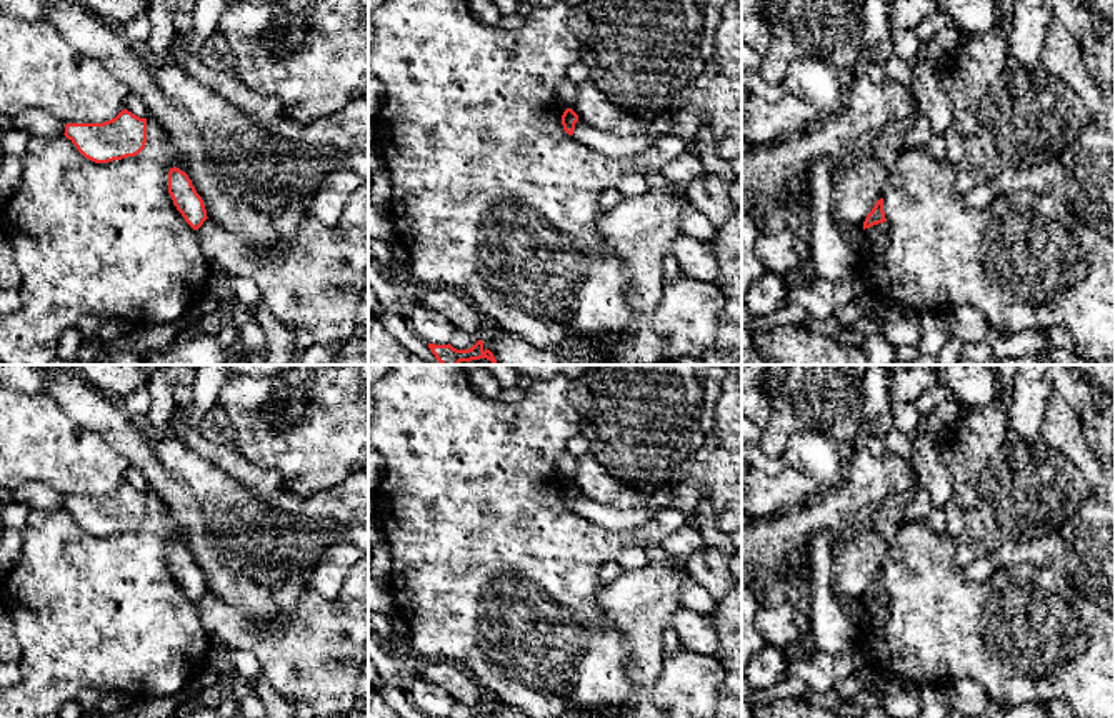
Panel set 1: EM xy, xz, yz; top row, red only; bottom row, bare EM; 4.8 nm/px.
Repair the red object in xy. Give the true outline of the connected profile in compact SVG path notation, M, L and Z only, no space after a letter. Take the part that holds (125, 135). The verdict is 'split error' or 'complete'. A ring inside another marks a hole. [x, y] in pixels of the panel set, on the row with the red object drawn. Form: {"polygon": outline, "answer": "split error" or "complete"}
{"polygon": "M122 110L103 123L67 123L63 133L77 150L95 163L138 155L147 143L147 118Z", "answer": "complete"}

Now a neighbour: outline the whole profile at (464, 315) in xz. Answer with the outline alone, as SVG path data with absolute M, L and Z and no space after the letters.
M435 287L415 305L440 312L457 330L465 332L475 340L480 340L488 330L483 315L465 295L457 290Z

